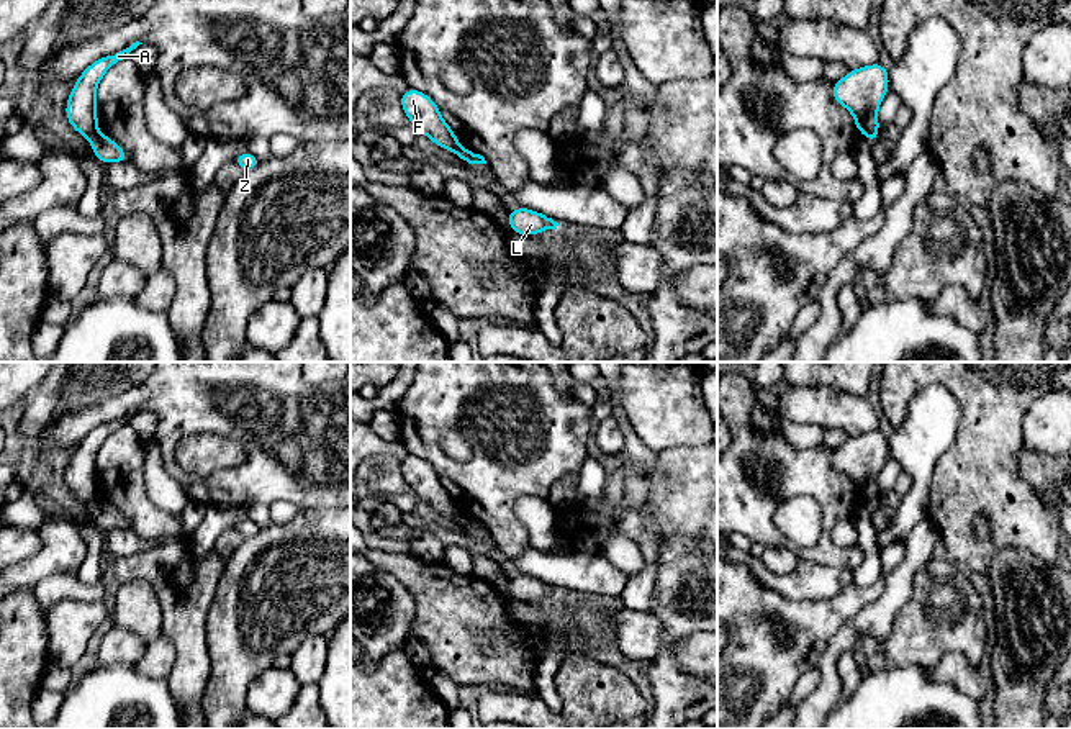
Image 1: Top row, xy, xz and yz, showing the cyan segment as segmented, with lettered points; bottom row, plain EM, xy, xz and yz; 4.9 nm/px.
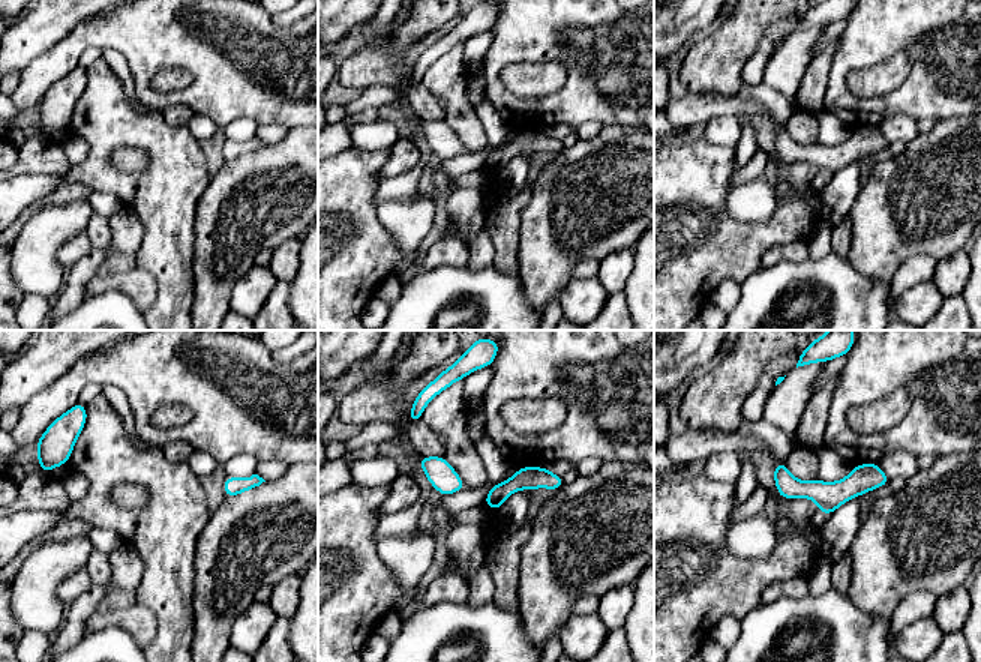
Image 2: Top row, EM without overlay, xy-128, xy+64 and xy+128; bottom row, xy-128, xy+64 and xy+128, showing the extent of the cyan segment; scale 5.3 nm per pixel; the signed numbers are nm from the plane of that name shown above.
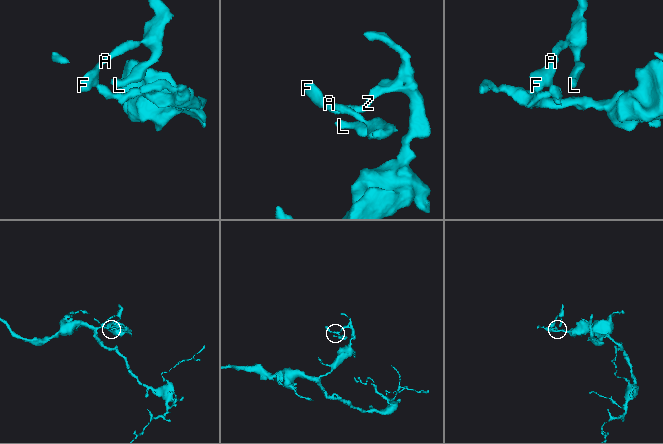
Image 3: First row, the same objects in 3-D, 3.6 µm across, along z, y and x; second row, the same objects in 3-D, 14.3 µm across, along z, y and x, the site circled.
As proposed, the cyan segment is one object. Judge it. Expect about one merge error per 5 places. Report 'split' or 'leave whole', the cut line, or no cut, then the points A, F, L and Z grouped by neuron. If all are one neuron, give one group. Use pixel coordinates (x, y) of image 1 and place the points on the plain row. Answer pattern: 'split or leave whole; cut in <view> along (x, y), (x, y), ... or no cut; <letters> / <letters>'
split; cut in xy along (95, 497), (87, 505); A F L / Z

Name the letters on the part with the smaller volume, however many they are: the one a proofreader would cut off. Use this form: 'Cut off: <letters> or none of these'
Cut off: A, F, L

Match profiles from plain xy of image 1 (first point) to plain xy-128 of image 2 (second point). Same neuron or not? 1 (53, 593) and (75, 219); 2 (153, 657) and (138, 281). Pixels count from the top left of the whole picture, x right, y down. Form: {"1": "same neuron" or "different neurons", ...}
{"1": "same neuron", "2": "same neuron"}

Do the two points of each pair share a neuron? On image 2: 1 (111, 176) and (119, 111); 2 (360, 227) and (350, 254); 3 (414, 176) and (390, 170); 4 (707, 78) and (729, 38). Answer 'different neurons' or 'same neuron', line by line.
1: same neuron
2: same neuron
3: different neurons
4: same neuron

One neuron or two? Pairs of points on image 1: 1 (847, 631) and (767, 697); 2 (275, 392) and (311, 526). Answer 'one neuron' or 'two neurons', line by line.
1: two neurons
2: two neurons

